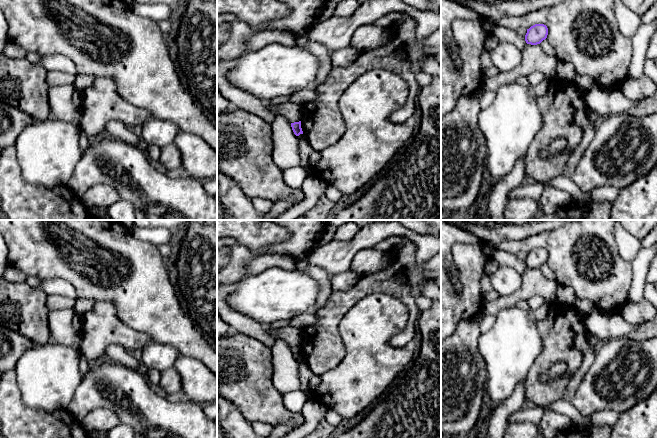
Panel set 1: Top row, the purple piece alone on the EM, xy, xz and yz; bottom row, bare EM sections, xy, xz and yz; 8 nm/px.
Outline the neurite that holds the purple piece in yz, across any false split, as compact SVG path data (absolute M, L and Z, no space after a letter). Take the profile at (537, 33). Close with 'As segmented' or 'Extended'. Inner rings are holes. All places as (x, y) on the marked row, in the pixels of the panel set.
M535 24L527 29L525 41L527 44L537 45L547 38L548 28L544 24Z. As segmented

